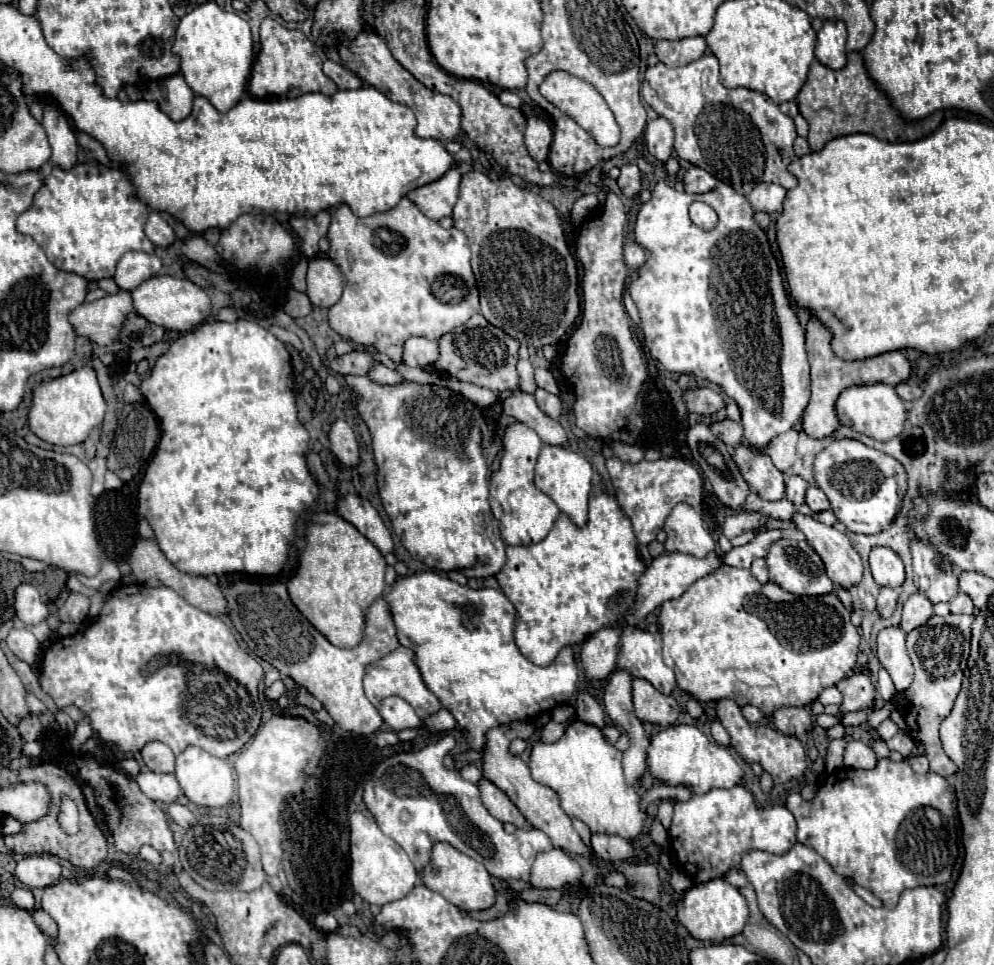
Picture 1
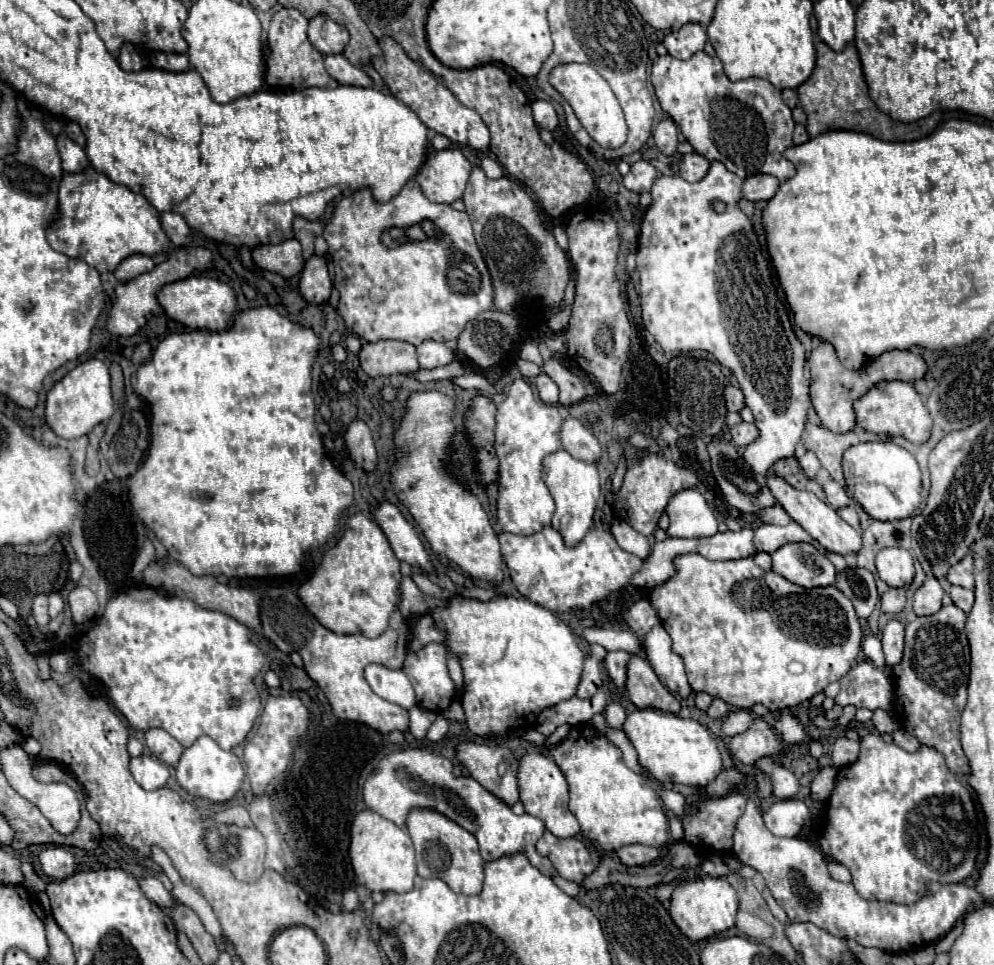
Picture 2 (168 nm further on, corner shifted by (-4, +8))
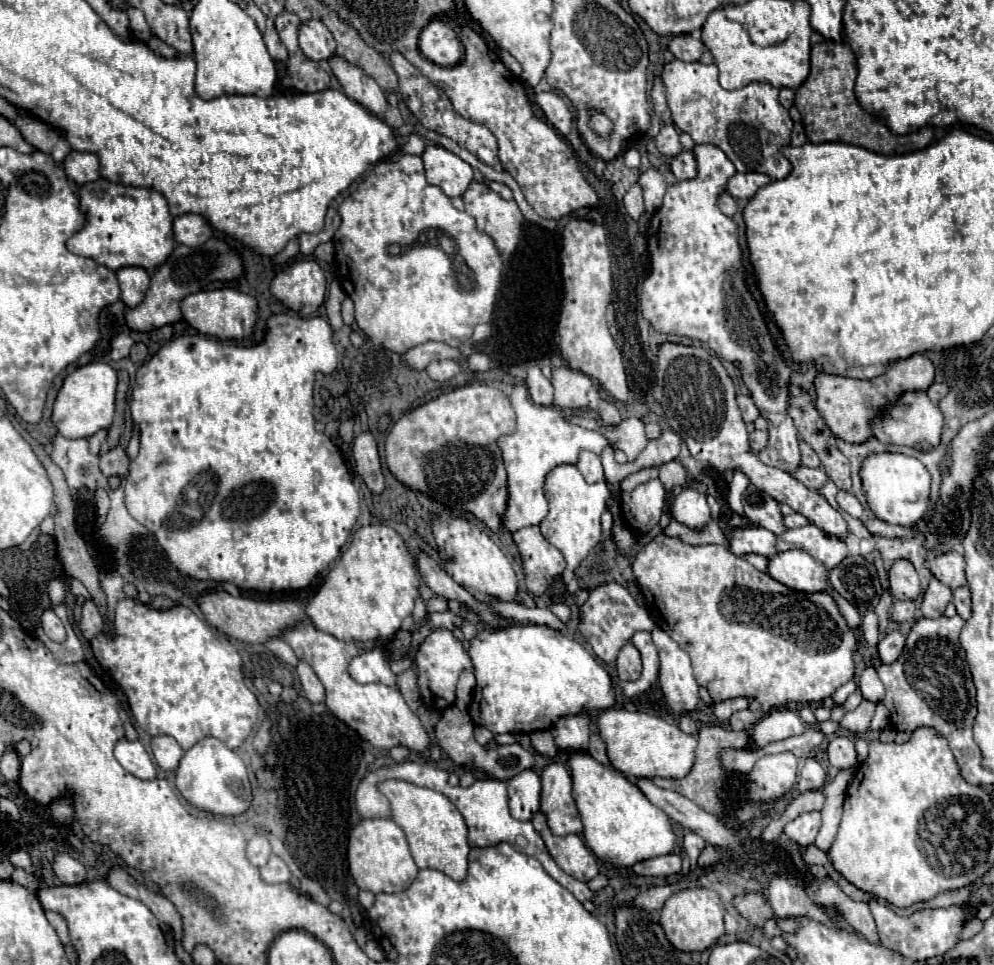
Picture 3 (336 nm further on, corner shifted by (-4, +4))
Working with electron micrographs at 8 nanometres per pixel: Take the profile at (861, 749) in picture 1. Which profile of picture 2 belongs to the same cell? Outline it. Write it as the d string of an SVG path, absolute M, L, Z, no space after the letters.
M837 737L835 745L833 745L833 751L831 751L831 759L833 759L833 765L835 767L845 767L849 763L853 763L859 755L859 743L857 741L851 741L847 737Z

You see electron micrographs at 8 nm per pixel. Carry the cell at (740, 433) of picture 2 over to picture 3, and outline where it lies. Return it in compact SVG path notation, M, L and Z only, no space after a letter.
M753 431L749 433L749 445L753 453L759 453L767 445L767 433L765 431Z

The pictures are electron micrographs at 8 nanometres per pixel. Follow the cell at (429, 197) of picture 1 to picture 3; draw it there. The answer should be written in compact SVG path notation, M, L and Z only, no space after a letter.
M429 145L421 157L429 185L441 187L447 197L461 197L465 193L473 179L473 169L469 163L437 145Z

